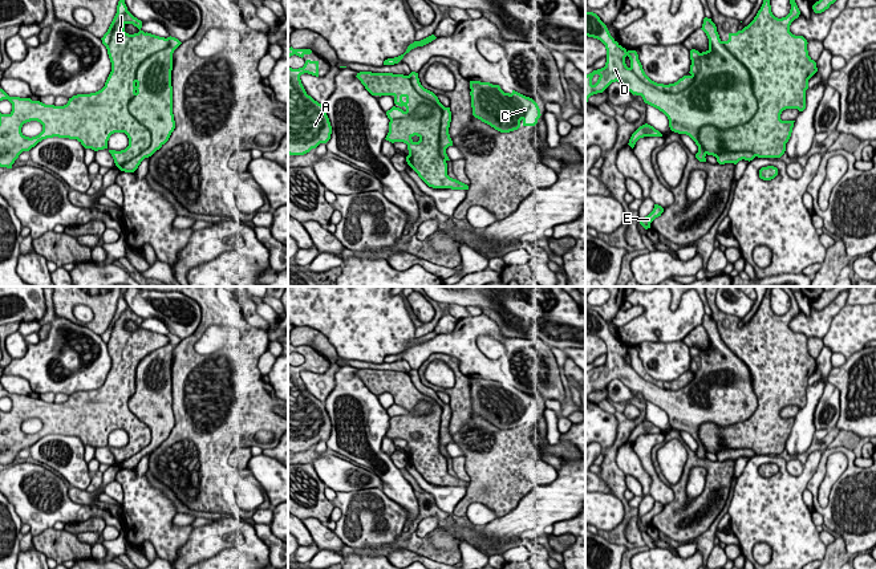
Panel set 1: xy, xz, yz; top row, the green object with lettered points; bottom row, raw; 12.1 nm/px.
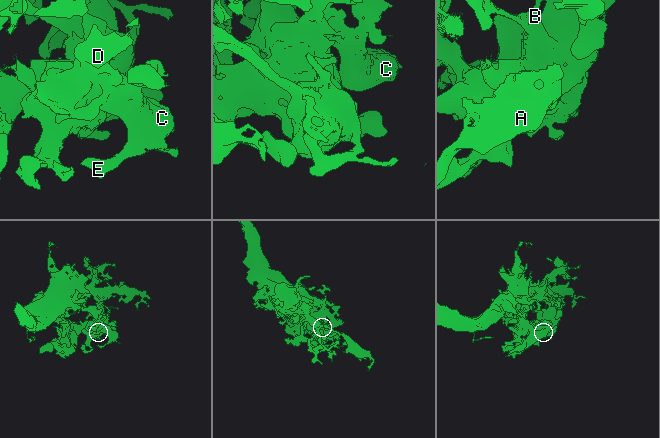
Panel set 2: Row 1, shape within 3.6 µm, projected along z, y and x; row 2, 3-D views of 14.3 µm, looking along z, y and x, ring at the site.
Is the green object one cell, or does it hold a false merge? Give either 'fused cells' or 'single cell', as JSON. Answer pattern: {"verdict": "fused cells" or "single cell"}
{"verdict": "fused cells"}

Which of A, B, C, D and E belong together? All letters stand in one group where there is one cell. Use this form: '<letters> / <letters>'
A / B C D E

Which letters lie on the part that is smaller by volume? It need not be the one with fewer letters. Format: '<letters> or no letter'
A

